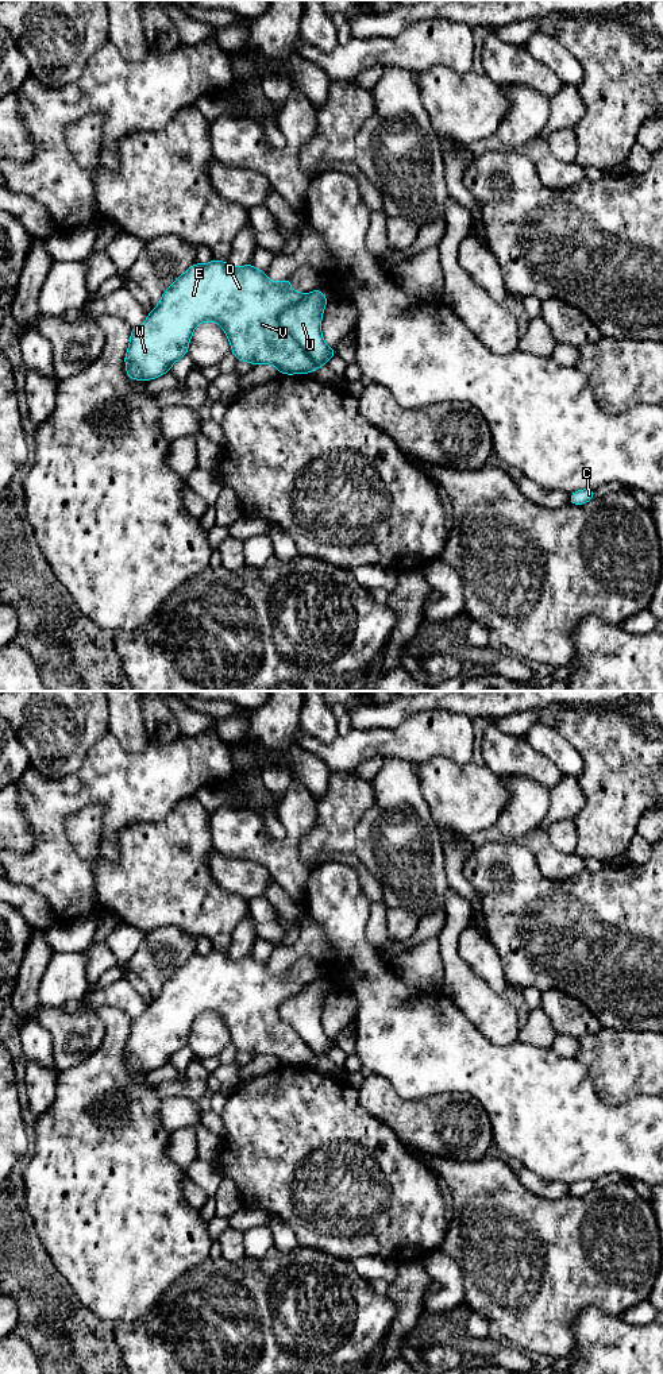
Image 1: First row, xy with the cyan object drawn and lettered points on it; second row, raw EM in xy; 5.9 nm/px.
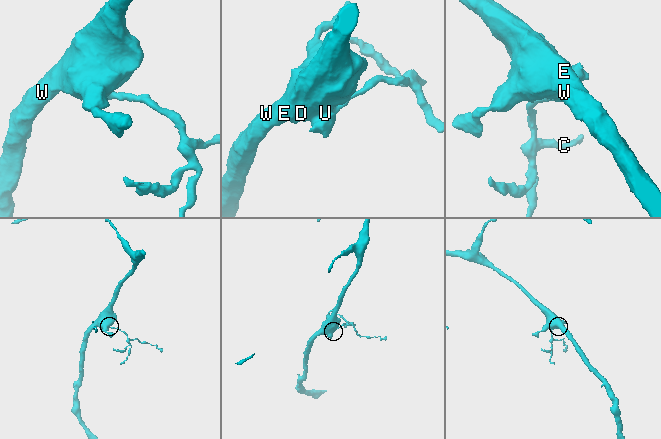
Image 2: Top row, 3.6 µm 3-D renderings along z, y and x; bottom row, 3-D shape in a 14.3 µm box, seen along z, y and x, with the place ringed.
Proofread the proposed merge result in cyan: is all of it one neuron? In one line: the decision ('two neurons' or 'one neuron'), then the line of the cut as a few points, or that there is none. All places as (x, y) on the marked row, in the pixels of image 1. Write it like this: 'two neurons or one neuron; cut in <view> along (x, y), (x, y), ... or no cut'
two neurons; cut in xy along (304, 294), (281, 313), (280, 325), (317, 367)

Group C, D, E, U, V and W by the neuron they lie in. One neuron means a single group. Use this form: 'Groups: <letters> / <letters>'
Groups: C U / D E V W

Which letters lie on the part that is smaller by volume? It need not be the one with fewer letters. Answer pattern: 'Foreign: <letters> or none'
Foreign: C, U

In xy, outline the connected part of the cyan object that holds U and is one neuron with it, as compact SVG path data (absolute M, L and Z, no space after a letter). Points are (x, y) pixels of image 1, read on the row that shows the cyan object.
M315 289L280 316L281 328L296 339L317 368L321 368L329 358L336 356L335 348L327 346L321 335L321 317L328 301L323 292Z

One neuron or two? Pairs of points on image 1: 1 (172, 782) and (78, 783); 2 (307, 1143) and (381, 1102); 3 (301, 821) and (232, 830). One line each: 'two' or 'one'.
1: one
2: two
3: one

